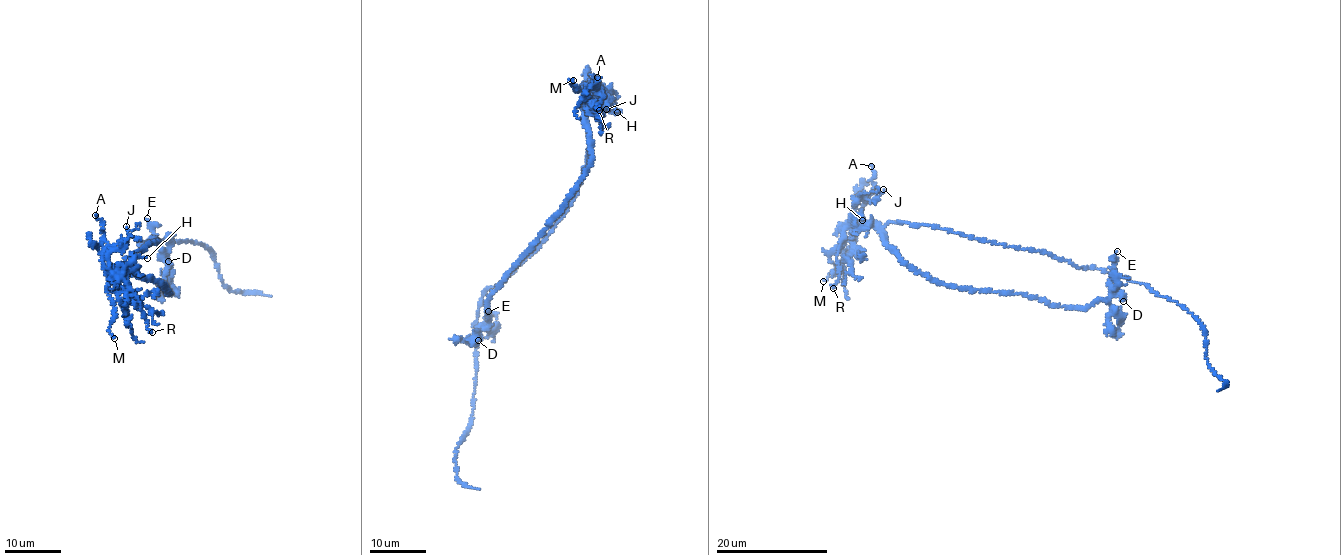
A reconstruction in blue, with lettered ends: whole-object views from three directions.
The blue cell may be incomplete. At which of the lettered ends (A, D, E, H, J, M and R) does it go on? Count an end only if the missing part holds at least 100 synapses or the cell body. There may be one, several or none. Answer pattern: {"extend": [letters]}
{"extend": []}

